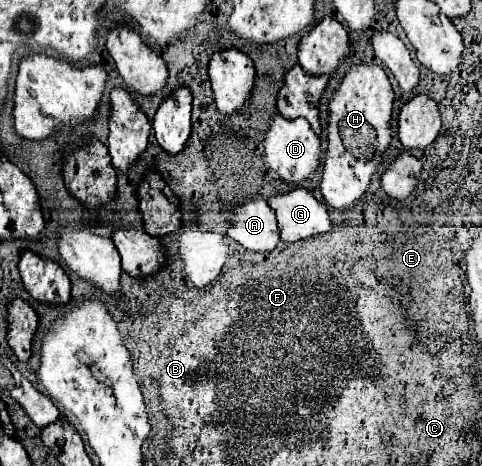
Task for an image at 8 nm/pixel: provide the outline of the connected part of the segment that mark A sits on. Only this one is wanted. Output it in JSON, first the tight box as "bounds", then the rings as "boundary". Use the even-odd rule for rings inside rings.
{"bounds":[227,201,279,253],"boundary":[[[267,201],[239,205],[231,215],[227,235],[245,249],[259,253],[273,251],[279,243],[279,227],[273,209],[267,205]]]}

